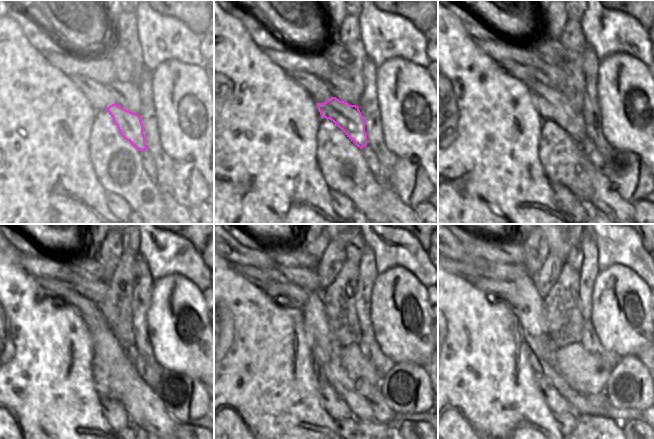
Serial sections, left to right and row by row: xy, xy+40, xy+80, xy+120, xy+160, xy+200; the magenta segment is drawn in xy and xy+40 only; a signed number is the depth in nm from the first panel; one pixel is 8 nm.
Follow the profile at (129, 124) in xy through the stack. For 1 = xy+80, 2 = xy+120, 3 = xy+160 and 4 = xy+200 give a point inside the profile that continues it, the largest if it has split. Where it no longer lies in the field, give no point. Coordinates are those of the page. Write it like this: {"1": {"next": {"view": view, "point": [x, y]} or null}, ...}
{"1": {"next": {"view": "xy+80", "point": [551, 104]}}, "2": {"next": {"view": "xy+120", "point": [89, 311]}}, "3": {"next": {"view": "xy+160", "point": [287, 294]}}, "4": {"next": {"view": "xy+200", "point": [506, 290]}}}

